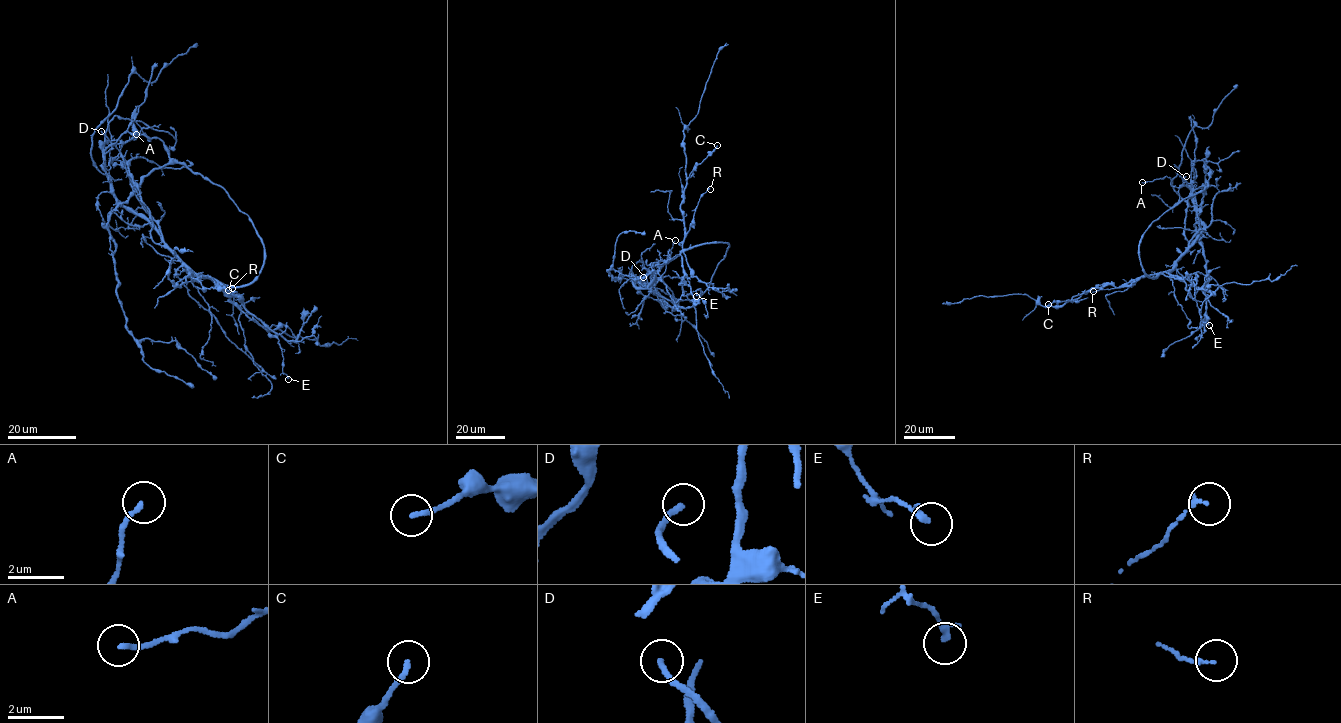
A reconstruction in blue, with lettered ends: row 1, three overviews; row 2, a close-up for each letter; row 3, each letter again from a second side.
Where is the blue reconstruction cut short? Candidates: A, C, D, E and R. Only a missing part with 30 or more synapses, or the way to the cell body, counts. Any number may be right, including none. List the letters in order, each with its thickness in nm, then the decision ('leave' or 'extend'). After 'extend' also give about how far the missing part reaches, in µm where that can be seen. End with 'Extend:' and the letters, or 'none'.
A: calibre 170 nm; leave
C: calibre 170 nm; leave
D: calibre 190 nm; extend; missing 60 µm
E: calibre 220 nm; leave
R: calibre 130 nm; leave
Extend: D

